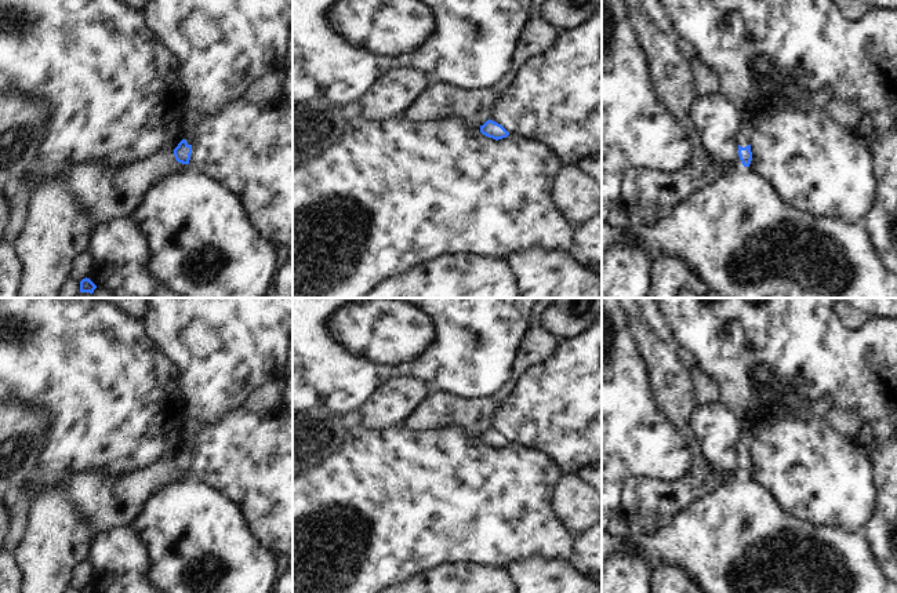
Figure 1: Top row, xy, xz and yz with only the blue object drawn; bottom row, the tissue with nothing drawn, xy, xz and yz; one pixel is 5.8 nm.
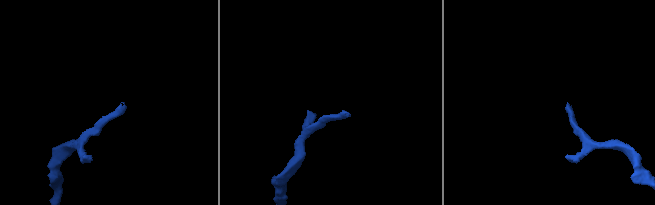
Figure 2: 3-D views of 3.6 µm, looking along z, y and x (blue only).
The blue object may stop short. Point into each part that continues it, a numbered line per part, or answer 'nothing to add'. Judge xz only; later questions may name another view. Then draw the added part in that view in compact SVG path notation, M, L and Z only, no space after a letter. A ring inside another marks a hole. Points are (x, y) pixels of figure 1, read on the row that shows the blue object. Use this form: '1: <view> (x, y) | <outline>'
nothing to add

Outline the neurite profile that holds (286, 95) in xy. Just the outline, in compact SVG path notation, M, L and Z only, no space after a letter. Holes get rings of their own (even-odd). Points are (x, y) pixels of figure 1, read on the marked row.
M286 70L280 101L293 108L293 70Z

